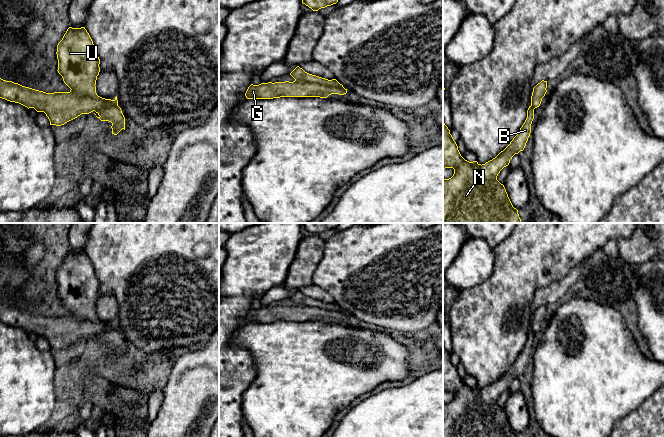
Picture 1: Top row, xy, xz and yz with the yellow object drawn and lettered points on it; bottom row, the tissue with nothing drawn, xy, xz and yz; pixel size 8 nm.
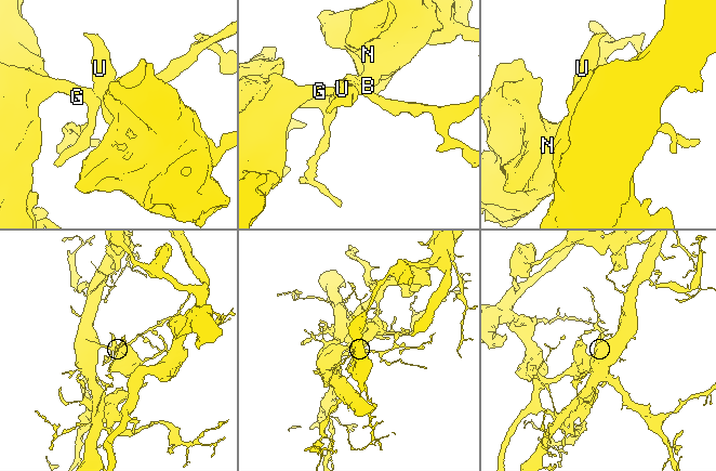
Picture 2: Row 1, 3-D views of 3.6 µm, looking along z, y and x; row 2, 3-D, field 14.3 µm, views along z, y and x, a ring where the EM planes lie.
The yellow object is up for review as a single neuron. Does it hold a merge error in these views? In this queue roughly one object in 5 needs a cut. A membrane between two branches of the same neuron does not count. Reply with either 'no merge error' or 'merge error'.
merge error

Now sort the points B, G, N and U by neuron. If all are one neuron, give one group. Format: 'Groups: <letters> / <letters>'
Groups: B N U / G

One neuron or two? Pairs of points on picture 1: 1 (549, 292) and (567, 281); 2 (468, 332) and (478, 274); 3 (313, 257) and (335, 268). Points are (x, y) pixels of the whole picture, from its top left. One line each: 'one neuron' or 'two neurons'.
1: one neuron
2: two neurons
3: two neurons

